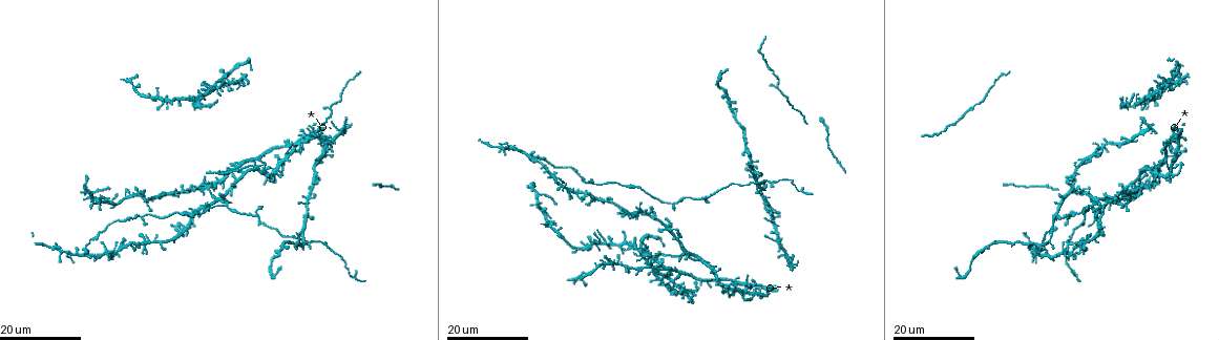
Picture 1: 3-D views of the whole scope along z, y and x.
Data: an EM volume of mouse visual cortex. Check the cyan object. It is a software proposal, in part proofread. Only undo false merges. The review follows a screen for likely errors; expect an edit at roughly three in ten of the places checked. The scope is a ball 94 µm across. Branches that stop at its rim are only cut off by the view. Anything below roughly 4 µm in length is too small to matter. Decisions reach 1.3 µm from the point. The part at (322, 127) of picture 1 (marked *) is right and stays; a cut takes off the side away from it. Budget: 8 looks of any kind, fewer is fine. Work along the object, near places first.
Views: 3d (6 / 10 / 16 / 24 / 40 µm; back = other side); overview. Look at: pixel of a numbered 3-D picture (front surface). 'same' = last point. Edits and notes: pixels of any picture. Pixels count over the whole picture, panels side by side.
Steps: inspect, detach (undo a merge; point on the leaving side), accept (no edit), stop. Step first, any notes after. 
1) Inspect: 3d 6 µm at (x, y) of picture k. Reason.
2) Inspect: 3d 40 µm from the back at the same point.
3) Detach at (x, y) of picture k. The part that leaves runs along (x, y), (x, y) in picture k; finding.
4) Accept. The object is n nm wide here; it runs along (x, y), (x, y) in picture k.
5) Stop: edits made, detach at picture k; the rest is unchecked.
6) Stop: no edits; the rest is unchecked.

Inspect: 3d 24 µm at (972, 106) of picture 1. Thin arm on a thick one.

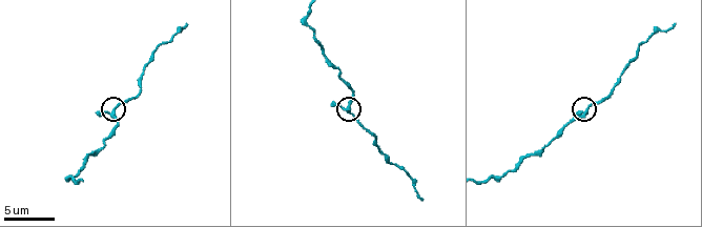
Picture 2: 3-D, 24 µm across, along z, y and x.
Inspect: 3d 10 µm at (112, 111) of picture 2. Closer look.

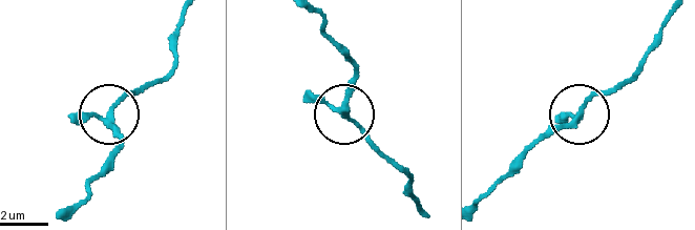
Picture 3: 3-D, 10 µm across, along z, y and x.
Accept. The object is 190 nm wide here; continuous, no second neuron.

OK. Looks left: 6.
Inspect: 3d 16 µm at (763, 186) of picture 1. Four arms meet.

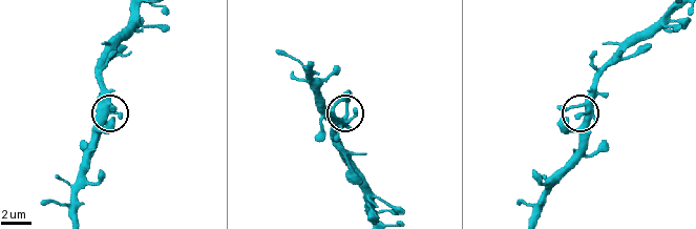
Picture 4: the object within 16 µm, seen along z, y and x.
Inspect: 3d 6 µm at (346, 114) of picture 4.

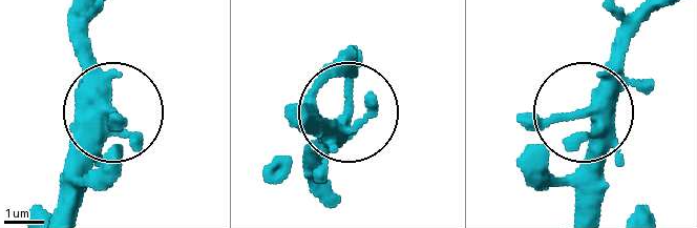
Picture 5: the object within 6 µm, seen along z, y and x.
Accept. The object is 300 nm wide here; it runs along (302, 108), (345, 115), (305, 175) in picture 5; one neuron here.

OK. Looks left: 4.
Inspect: 3d 24 µm at (275, 174) of picture 1. A fork.

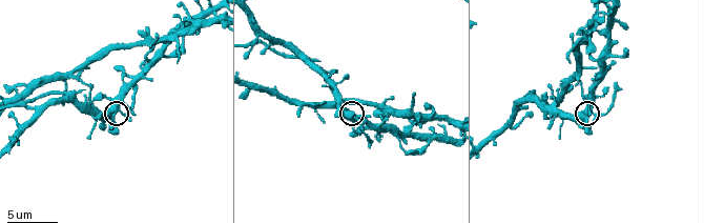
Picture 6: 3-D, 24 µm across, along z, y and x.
Inspect: 3d 6 µm at (121, 110) of picture 6.

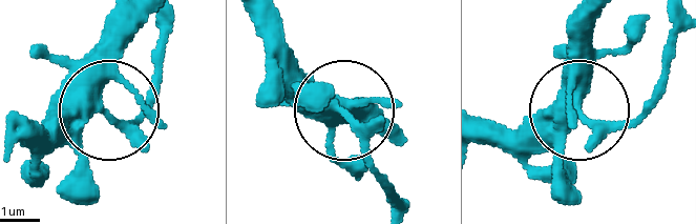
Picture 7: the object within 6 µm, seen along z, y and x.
Inspect: 3d 6 µm from the back at (99, 111) of picture 7.

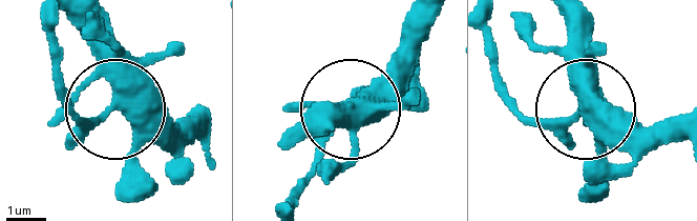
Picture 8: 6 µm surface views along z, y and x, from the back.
Accept. The object is 350 nm wide here; all the same neuron.

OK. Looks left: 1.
Stop: no edits; the rest is unchecked.

